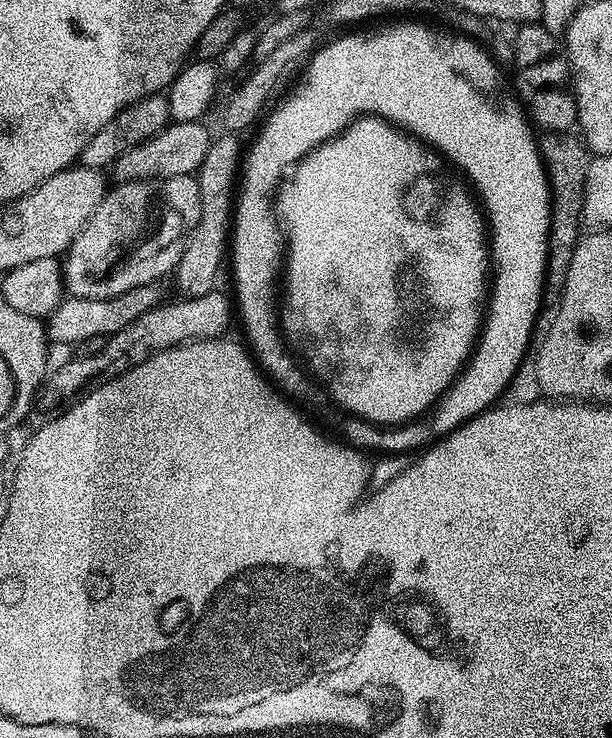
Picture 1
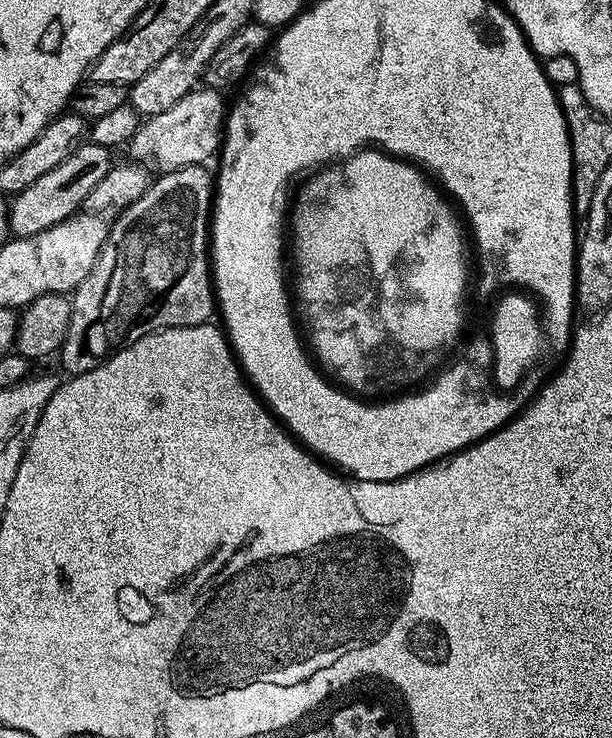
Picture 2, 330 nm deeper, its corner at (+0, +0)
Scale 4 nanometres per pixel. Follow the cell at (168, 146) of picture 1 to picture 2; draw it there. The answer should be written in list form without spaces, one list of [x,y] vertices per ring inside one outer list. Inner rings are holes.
[[[86,142],[78,146],[78,150],[74,150],[74,154],[66,158],[66,162],[58,162],[58,166],[54,166],[54,170],[49,170],[47,174],[42,174],[38,182],[30,182],[26,190],[11,197],[8,210],[8,226],[11,235],[16,238],[37,236],[42,230],[52,228],[55,224],[61,224],[71,216],[77,215],[87,195],[113,168],[112,156],[113,153],[101,144]]]

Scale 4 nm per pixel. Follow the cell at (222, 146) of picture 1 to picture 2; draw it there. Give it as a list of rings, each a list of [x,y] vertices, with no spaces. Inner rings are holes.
[[[191,164],[185,168],[173,168],[158,175],[151,181],[149,188],[137,201],[119,213],[110,224],[108,233],[108,244],[110,252],[112,248],[112,264],[107,258],[97,260],[95,266],[90,270],[90,274],[71,293],[72,313],[70,314],[70,330],[64,339],[64,347],[58,353],[58,361],[62,367],[68,371],[69,377],[81,376],[87,372],[92,372],[100,365],[101,360],[108,359],[112,353],[117,352],[126,344],[138,342],[151,332],[159,332],[161,328],[189,328],[199,324],[207,324],[214,316],[214,280],[210,275],[210,213],[214,208],[214,176],[208,173],[209,169],[203,164]]]

